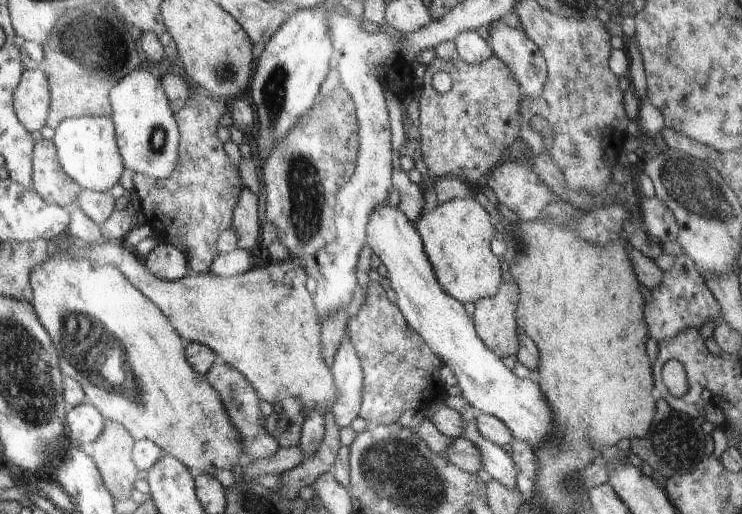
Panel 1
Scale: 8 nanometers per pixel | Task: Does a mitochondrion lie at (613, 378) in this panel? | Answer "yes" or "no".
no

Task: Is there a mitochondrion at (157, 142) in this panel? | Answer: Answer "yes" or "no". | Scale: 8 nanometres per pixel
yes

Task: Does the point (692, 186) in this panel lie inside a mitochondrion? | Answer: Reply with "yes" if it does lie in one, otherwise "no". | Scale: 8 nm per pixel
yes

